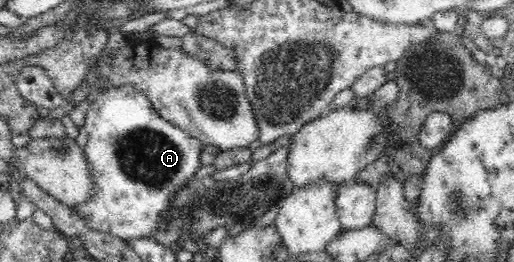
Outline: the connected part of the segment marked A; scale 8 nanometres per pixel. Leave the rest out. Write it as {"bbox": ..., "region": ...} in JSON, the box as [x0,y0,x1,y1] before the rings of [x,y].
{"bbox":[75,85,205,240],"region":[[[130,85],[117,87],[98,94],[85,115],[84,129],[87,143],[84,149],[93,176],[91,197],[75,210],[92,230],[107,232],[124,240],[150,238],[163,224],[163,213],[170,211],[176,191],[194,180],[196,170],[202,166],[200,156],[205,144],[184,129],[164,120],[144,96]]]}

